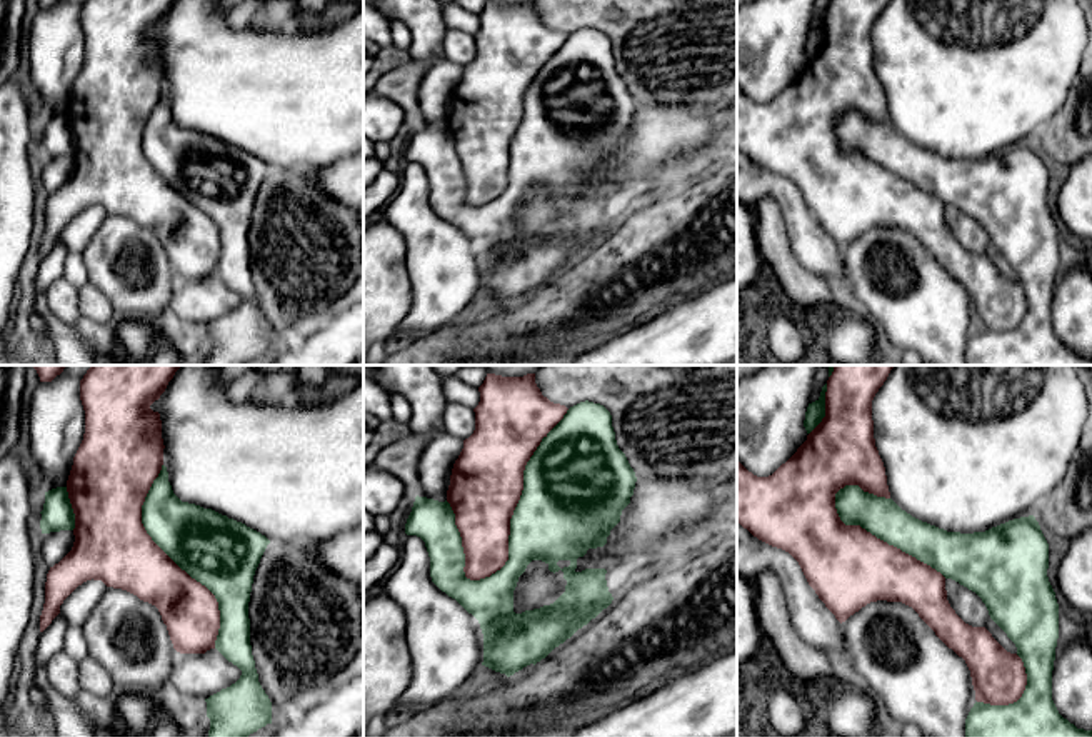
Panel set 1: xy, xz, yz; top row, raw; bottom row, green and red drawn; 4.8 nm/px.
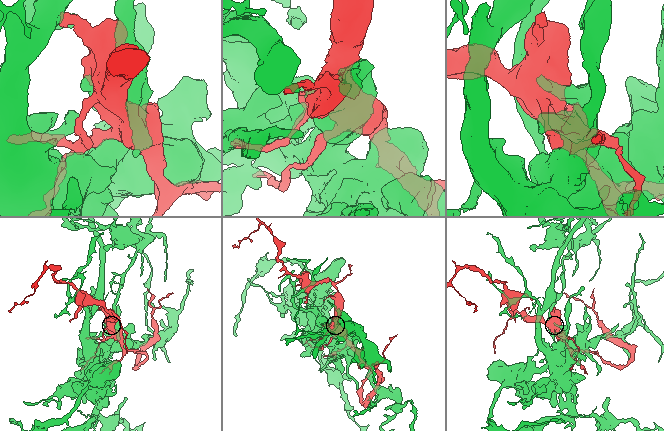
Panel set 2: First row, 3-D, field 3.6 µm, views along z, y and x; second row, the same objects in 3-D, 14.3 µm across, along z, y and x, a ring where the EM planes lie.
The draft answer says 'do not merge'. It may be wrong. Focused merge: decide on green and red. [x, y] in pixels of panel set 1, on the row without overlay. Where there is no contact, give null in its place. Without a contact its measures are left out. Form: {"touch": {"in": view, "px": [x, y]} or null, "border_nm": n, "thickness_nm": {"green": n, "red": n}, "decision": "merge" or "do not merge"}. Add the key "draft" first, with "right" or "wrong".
{"draft": "right", "touch": {"in": "xz", "px": [517, 132]}, "border_nm": 950, "thickness_nm": {"green": 480, "red": 360}, "decision": "do not merge"}

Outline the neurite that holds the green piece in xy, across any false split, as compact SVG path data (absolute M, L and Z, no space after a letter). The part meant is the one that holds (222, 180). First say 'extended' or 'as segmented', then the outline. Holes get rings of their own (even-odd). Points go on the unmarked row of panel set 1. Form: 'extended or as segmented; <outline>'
as segmented; M162 92L142 132L142 150L152 167L192 205L217 225L220 255L215 275L242 297L240 305L205 325L210 345L208 365L247 365L272 350L272 328L258 308L250 272L248 228L255 197L270 167L242 148L212 135L182 128L172 117L167 93Z

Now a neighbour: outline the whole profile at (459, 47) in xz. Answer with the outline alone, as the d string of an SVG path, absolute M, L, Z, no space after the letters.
M447 28L442 38L442 53L445 60L463 67L468 65L475 57L473 35L457 28Z

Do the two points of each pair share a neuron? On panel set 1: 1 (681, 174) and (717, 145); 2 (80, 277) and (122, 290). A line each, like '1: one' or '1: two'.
1: one
2: two

